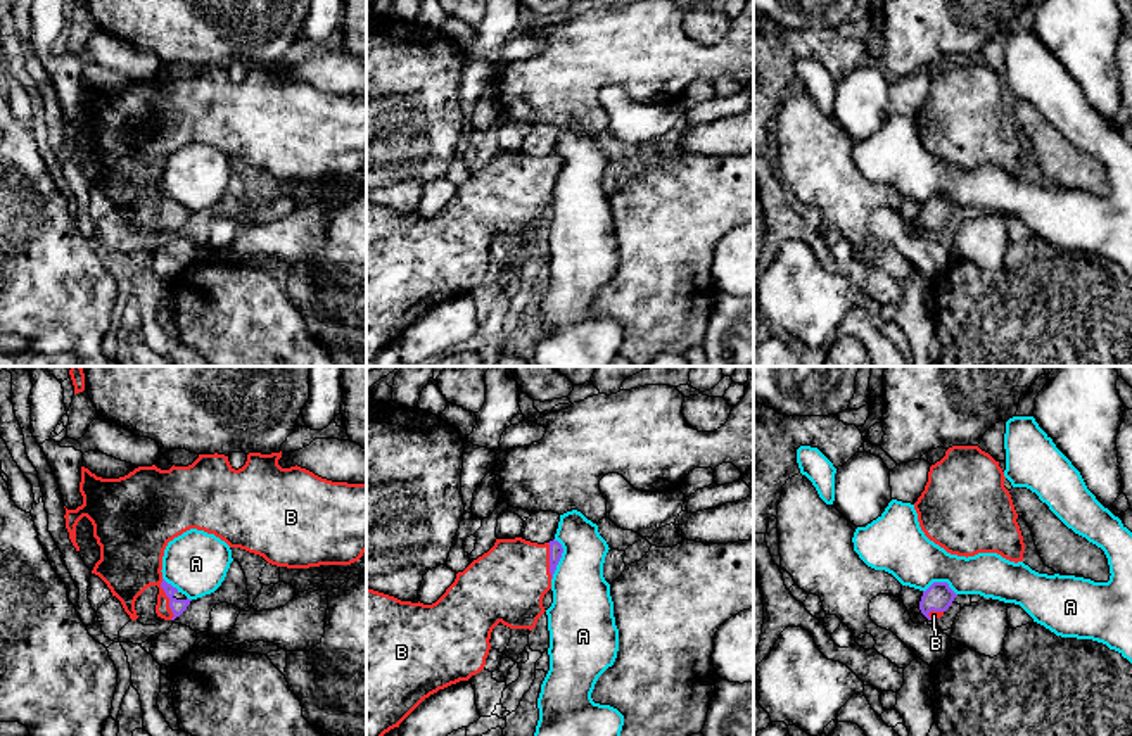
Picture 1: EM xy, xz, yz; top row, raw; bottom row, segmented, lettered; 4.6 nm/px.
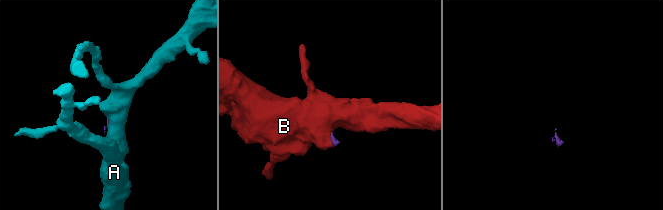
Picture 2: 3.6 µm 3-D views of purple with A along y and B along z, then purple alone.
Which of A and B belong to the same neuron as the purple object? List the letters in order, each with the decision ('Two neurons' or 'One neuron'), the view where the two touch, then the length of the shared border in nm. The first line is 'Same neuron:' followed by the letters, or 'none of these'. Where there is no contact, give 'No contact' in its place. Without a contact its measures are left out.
Same neuron: B
A: Two neurons. Touches purple in xz. Shared border 190 nm
B: One neuron. Touches purple in xy. Shared border 200 nm

